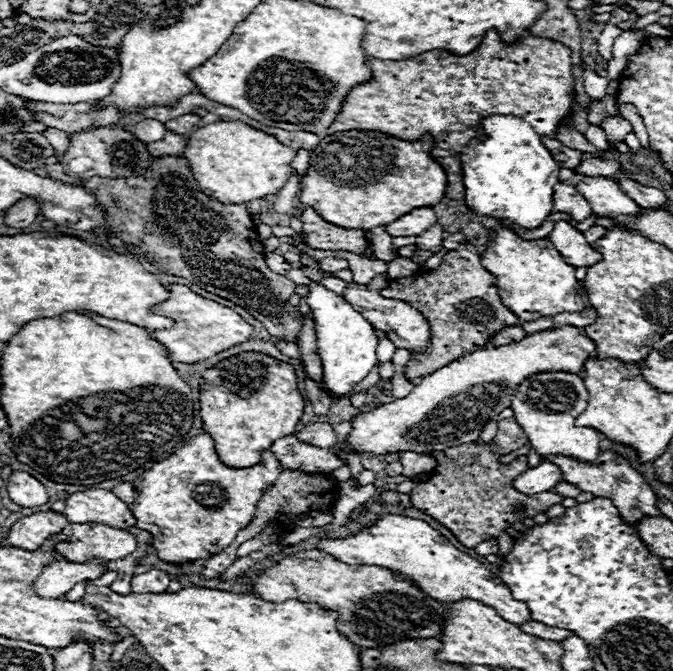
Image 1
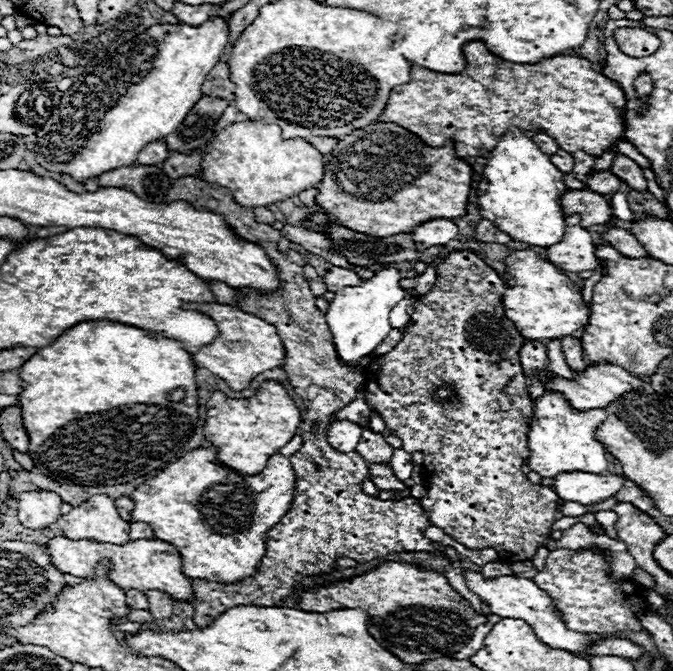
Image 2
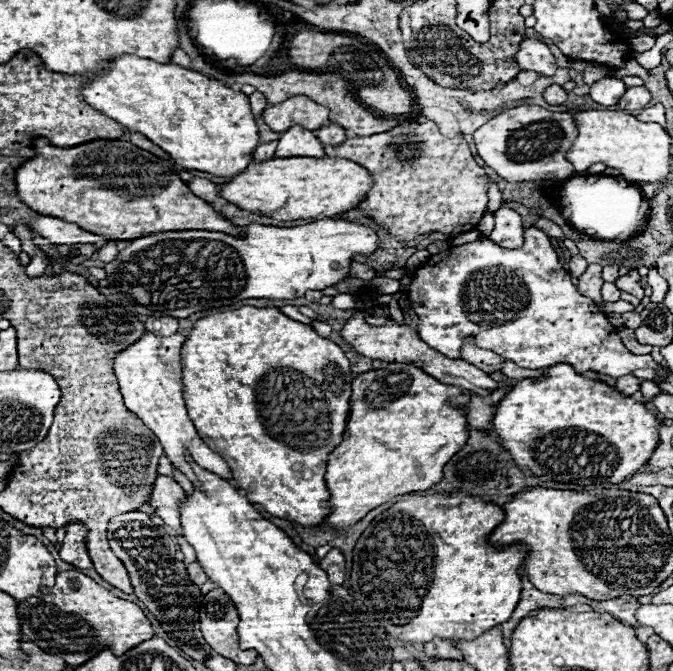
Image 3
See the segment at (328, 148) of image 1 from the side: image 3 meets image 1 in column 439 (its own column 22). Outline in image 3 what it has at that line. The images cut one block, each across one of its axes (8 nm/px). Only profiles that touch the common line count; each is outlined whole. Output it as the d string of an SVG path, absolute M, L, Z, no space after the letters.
M42 138L32 140L34 156L28 158L14 174L18 198L30 206L34 212L44 216L62 218L66 222L78 224L82 230L104 236L106 240L132 240L144 234L174 232L174 230L210 230L224 232L232 236L242 236L242 230L234 226L224 216L216 214L210 204L200 200L190 192L190 188L180 180L174 166L134 144L126 138L122 140L90 140L72 148L58 148Z

